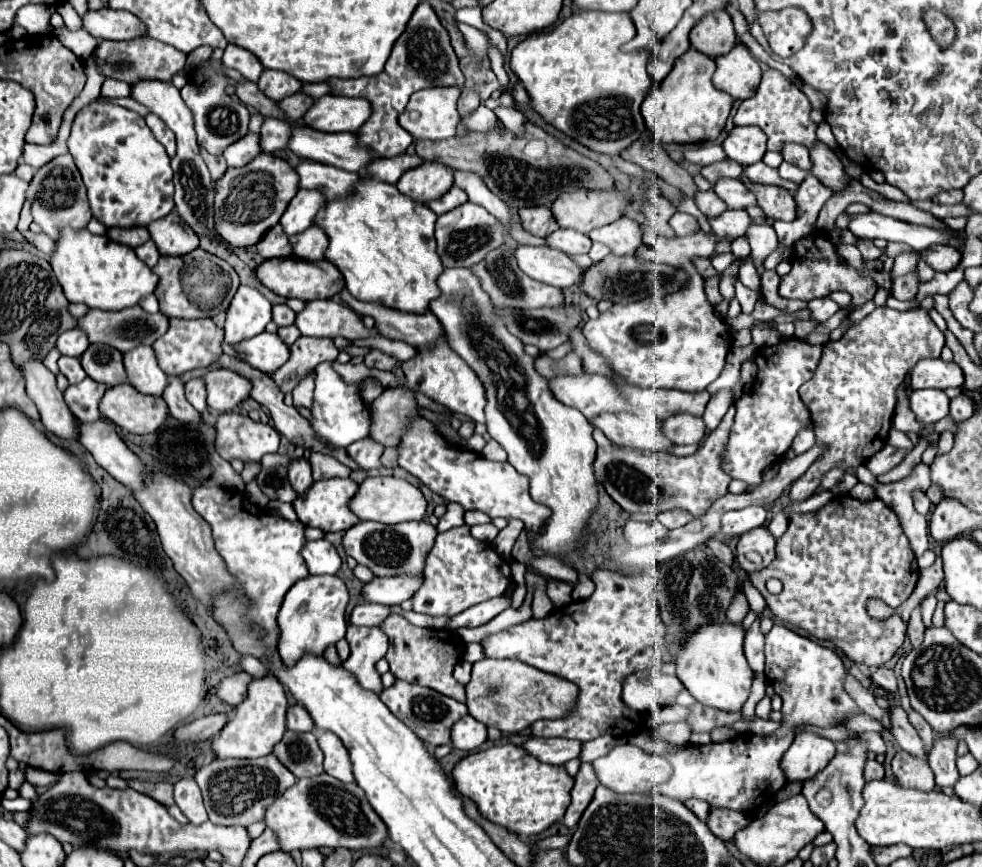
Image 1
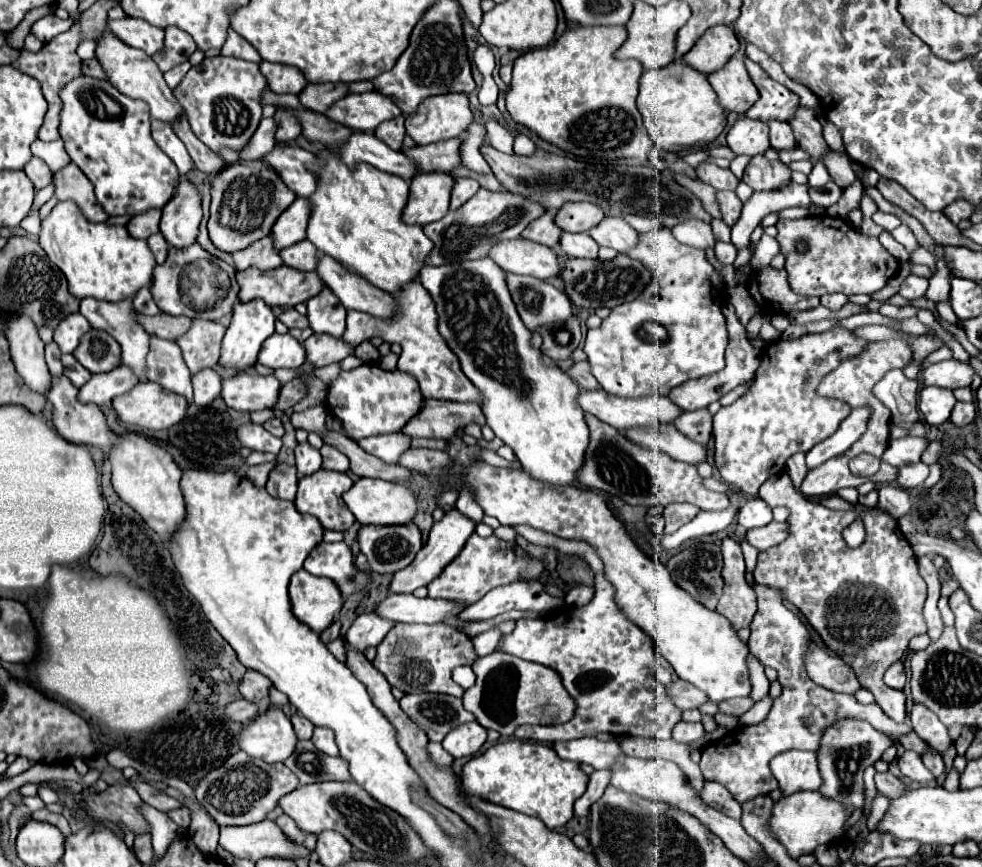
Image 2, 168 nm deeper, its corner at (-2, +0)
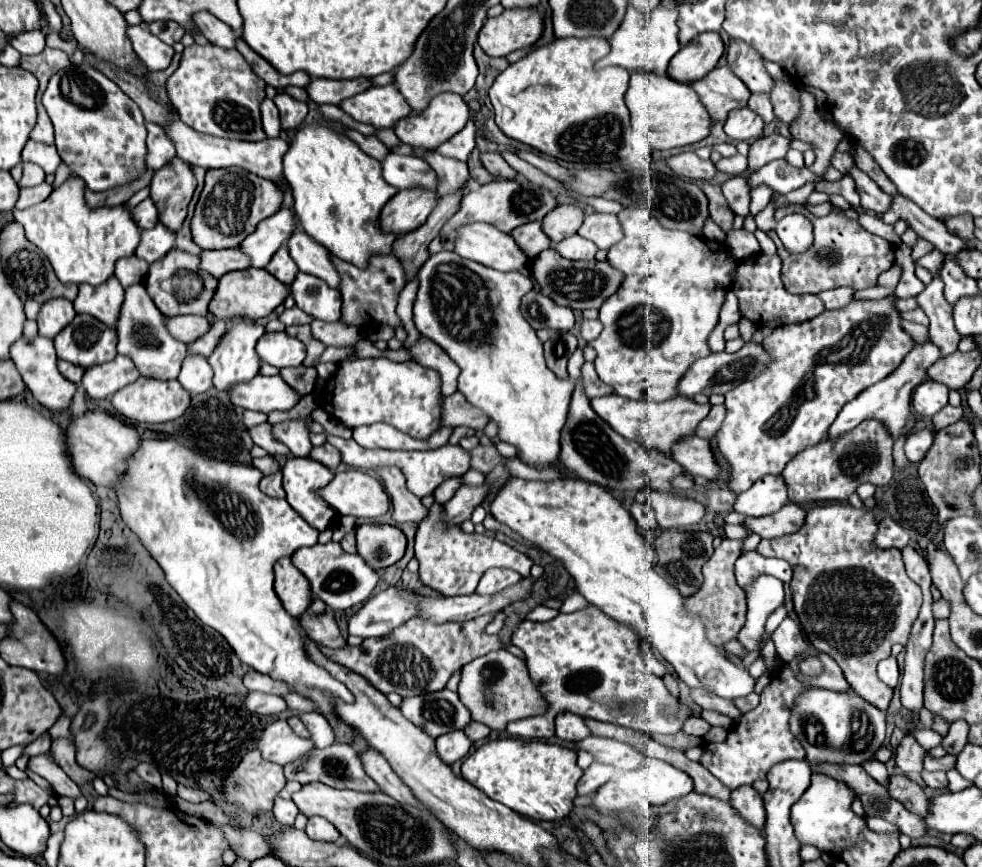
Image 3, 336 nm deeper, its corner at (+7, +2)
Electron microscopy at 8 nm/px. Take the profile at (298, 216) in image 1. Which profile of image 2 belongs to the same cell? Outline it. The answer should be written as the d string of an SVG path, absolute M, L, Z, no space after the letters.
M296 198L288 210L280 214L276 224L272 226L272 236L276 238L276 250L292 246L306 238L306 226L312 214L312 204L308 198Z

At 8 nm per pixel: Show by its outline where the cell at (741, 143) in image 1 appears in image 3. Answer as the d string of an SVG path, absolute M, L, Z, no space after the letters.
M739 108L729 112L729 118L725 120L725 132L733 140L753 142L763 136L763 124L763 118L751 108Z

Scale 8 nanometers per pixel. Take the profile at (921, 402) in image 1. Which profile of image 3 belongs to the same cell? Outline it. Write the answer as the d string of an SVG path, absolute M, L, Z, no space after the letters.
M925 380L923 384L919 384L911 400L913 412L921 418L931 418L945 404L947 404L947 386L935 380Z

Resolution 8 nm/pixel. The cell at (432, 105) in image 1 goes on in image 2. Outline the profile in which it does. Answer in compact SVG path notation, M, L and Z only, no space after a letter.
M466 94L430 96L405 120L406 132L416 144L458 138L472 122Z

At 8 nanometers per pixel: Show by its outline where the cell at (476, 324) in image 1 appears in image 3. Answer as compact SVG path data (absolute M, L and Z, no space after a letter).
M437 252L419 268L419 290L413 302L413 322L417 330L431 338L445 354L461 368L459 392L479 410L483 410L489 420L499 424L499 438L503 442L515 444L519 448L519 458L529 466L553 464L559 456L559 432L567 420L567 408L571 400L571 388L575 382L571 378L559 380L545 364L543 342L537 338L535 330L521 316L521 298L533 288L533 280L523 272L499 272L465 260L455 252Z

